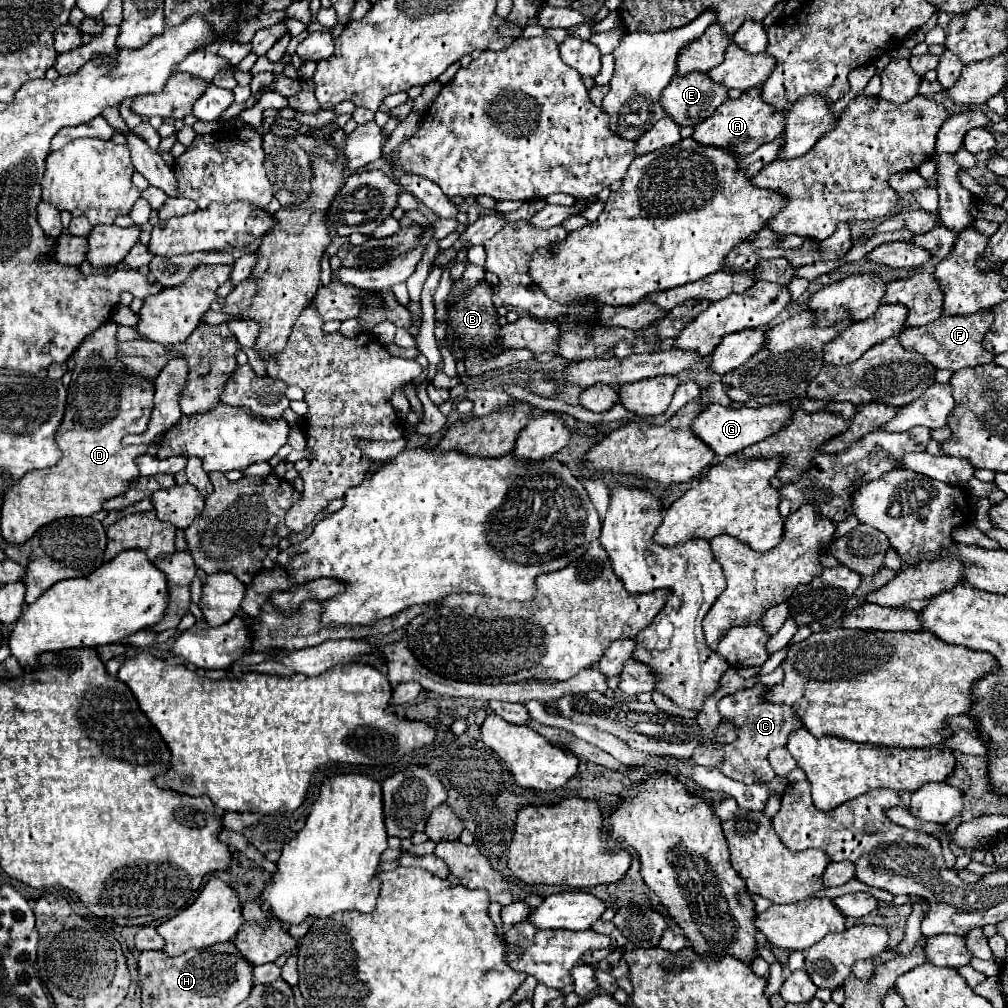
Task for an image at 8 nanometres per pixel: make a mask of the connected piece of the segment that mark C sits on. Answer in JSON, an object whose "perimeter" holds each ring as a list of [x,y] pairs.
{"perimeter":[[[754,685],[750,689],[736,691],[732,695],[726,695],[724,699],[718,701],[718,711],[724,715],[724,719],[734,719],[736,725],[740,727],[736,741],[722,745],[718,749],[714,747],[698,747],[694,753],[694,763],[696,765],[706,765],[706,767],[716,767],[730,779],[742,781],[742,783],[768,783],[768,779],[774,779],[774,771],[768,763],[768,753],[776,747],[786,745],[788,735],[798,729],[802,723],[796,719],[796,711],[792,707],[784,707],[778,703],[768,703],[764,699],[764,691],[768,691],[766,685]]]}

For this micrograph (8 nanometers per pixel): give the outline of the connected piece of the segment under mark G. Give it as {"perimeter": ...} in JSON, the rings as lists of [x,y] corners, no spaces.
{"perimeter":[[[800,397],[788,403],[776,403],[776,405],[768,405],[768,407],[758,407],[758,409],[750,409],[750,407],[738,407],[738,409],[726,409],[722,405],[708,405],[704,413],[700,413],[696,417],[696,421],[692,423],[692,429],[696,431],[696,435],[700,439],[704,439],[704,443],[708,443],[718,459],[724,459],[728,455],[734,455],[736,451],[744,451],[744,447],[764,441],[770,435],[774,435],[776,431],[780,431],[780,427],[784,427],[784,423],[788,423],[788,419],[796,413],[796,411],[804,411],[804,413],[816,413],[816,411],[824,411],[826,405],[830,401],[814,401],[808,397]]]}

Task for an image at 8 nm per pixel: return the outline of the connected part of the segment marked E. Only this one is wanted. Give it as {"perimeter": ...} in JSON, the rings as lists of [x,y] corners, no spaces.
{"perimeter":[[[690,71],[688,75],[674,75],[660,99],[664,111],[682,127],[696,127],[712,117],[716,107],[728,99],[728,89],[712,83],[708,73]]]}

